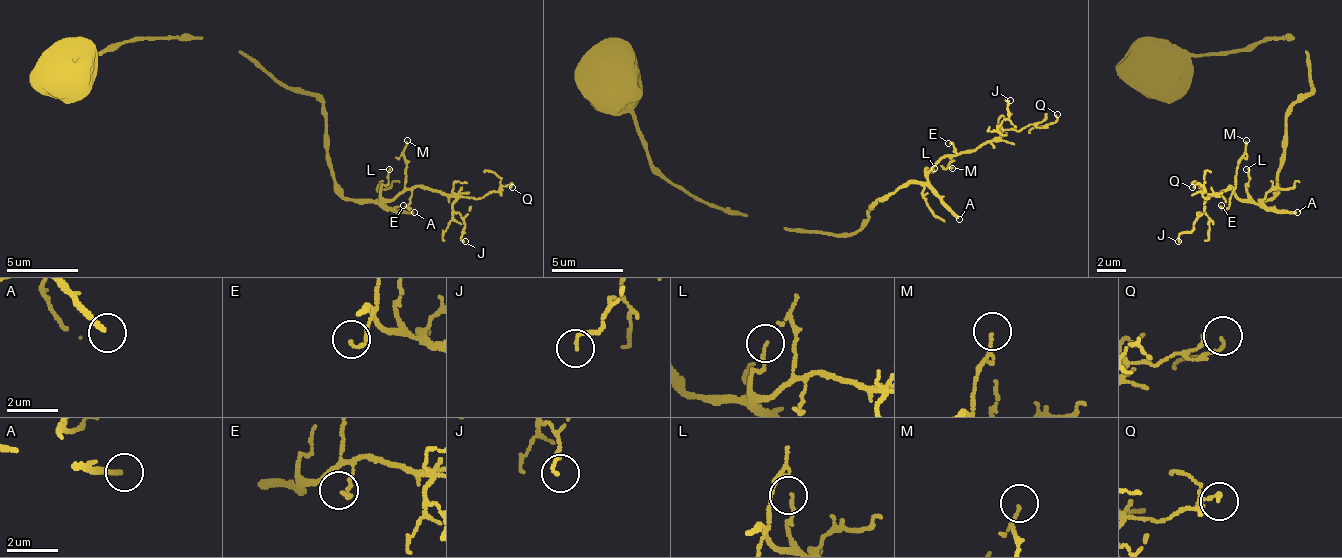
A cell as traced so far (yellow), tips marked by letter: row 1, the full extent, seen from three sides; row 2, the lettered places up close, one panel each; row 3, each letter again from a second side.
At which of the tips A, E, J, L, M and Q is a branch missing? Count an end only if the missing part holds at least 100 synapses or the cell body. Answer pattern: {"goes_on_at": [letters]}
{"goes_on_at": ["A"]}

